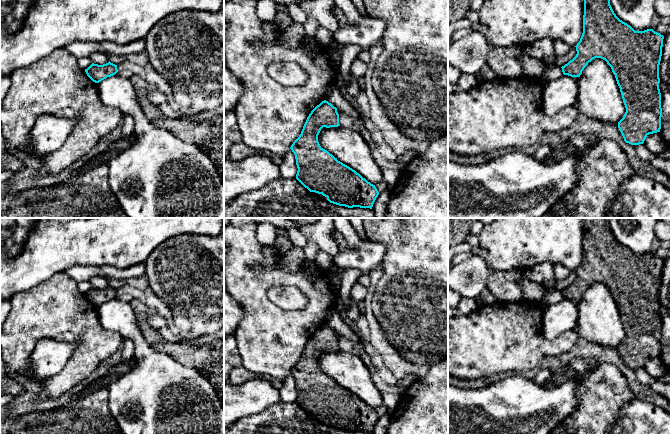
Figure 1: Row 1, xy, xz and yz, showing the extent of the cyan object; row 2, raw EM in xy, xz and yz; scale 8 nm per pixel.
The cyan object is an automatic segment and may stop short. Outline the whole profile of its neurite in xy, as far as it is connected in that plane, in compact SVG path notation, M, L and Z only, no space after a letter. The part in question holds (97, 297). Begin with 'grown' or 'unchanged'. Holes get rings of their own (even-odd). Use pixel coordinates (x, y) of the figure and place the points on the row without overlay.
unchanged; M110 285L103 289L92 287L85 293L87 300L95 307L99 307L107 301L111 301L118 296L117 289Z

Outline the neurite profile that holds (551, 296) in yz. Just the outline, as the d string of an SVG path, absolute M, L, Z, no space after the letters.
M547 289L547 290L545 290L545 292L543 294L542 302L544 302L545 304L547 304L549 306L552 304L559 303L563 299L564 298L563 298L562 292L560 290Z

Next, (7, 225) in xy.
M0 218L0 247L8 238L13 236L16 227L15 218Z

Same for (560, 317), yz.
M563 299L549 305L543 315L544 336L552 340L563 332L573 330L578 320L578 306L573 301Z

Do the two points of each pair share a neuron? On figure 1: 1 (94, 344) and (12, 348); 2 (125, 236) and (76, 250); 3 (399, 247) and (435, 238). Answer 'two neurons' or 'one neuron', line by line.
1: one neuron
2: one neuron
3: one neuron

